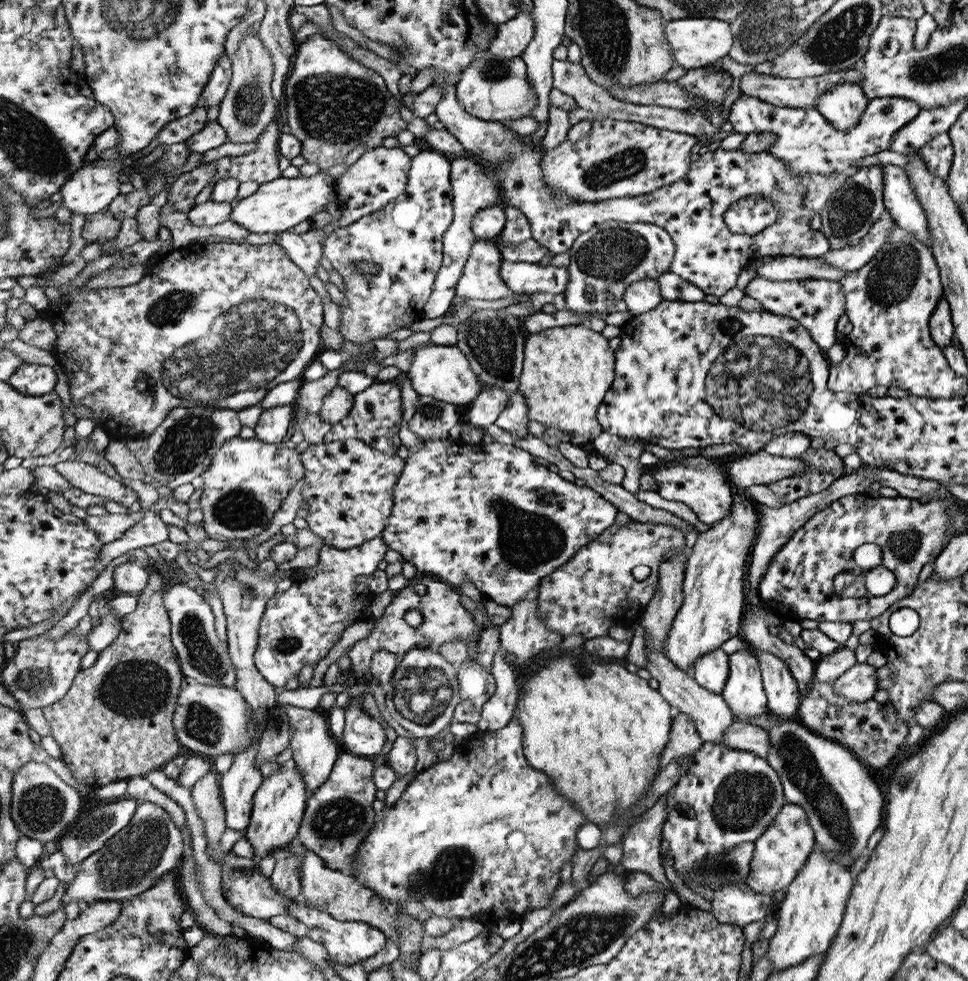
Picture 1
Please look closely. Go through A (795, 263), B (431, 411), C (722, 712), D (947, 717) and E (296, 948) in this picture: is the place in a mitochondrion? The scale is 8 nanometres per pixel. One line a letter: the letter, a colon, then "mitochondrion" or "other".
A: other
B: mitochondrion
C: other
D: other
E: other

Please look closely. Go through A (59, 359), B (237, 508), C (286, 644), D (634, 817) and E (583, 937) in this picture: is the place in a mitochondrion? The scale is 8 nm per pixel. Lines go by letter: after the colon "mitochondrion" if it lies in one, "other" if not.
A: other
B: mitochondrion
C: mitochondrion
D: other
E: mitochondrion

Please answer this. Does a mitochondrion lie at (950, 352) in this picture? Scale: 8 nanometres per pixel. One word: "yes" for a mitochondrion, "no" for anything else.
no

